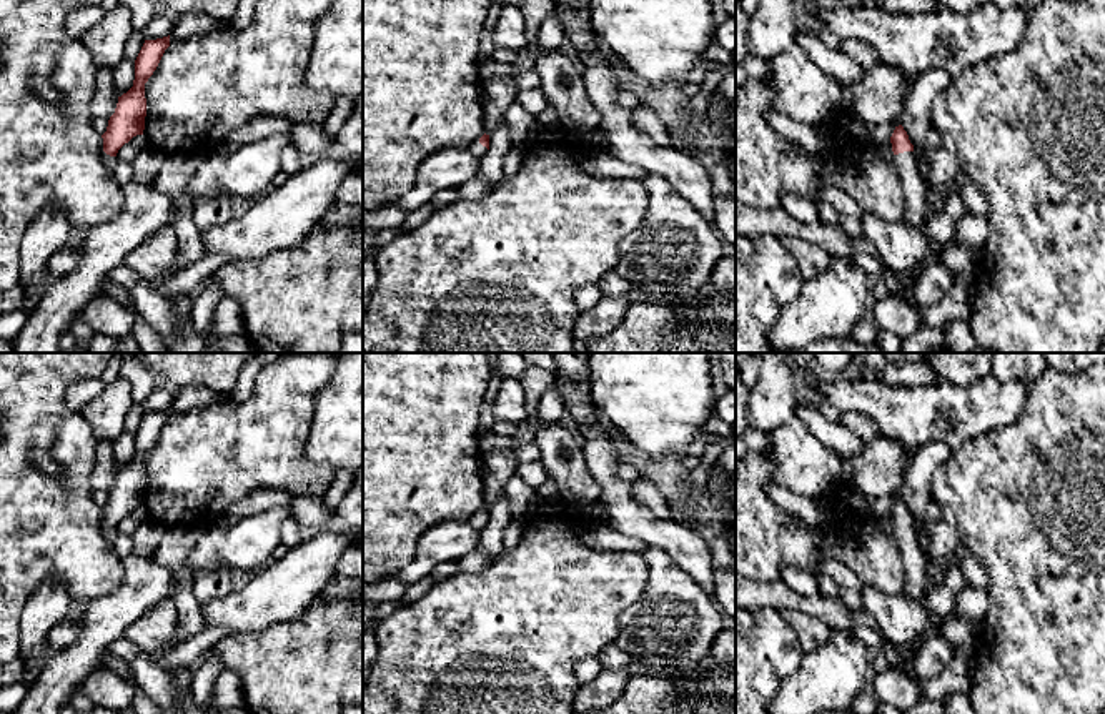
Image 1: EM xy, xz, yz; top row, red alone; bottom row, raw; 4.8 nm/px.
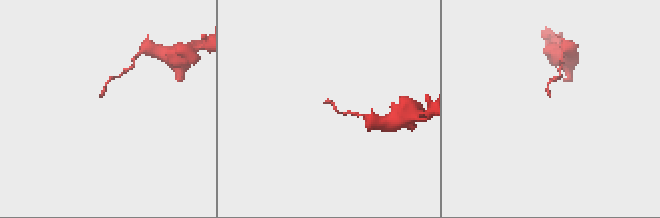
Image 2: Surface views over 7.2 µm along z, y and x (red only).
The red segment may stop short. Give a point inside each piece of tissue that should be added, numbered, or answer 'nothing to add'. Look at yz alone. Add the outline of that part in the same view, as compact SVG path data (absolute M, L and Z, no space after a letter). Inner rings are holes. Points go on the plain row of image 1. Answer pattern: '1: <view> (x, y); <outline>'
1: yz (914, 560); M914 524L894 528L894 538L904 561L905 584L904 593L917 602L925 601L925 573L929 558L919 546Z

